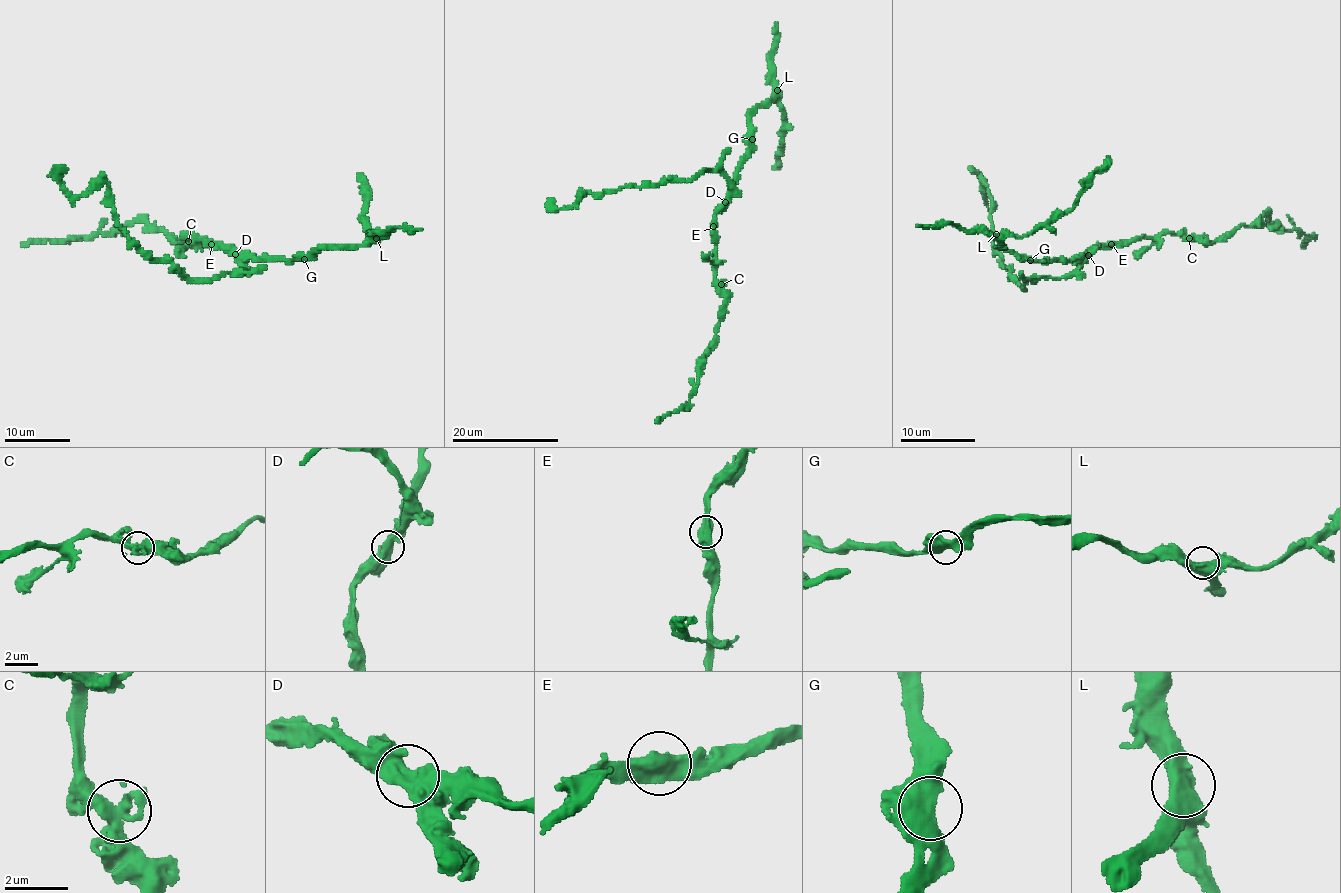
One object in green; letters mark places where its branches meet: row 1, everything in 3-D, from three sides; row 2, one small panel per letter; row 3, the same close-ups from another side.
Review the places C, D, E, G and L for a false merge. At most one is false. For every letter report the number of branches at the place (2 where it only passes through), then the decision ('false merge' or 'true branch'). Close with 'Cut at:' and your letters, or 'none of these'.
C: branches 2; true branch
D: branches 2; false merge
E: branches 2; true branch
G: branches 2; true branch
L: branches 2; true branch
Cut at: D

